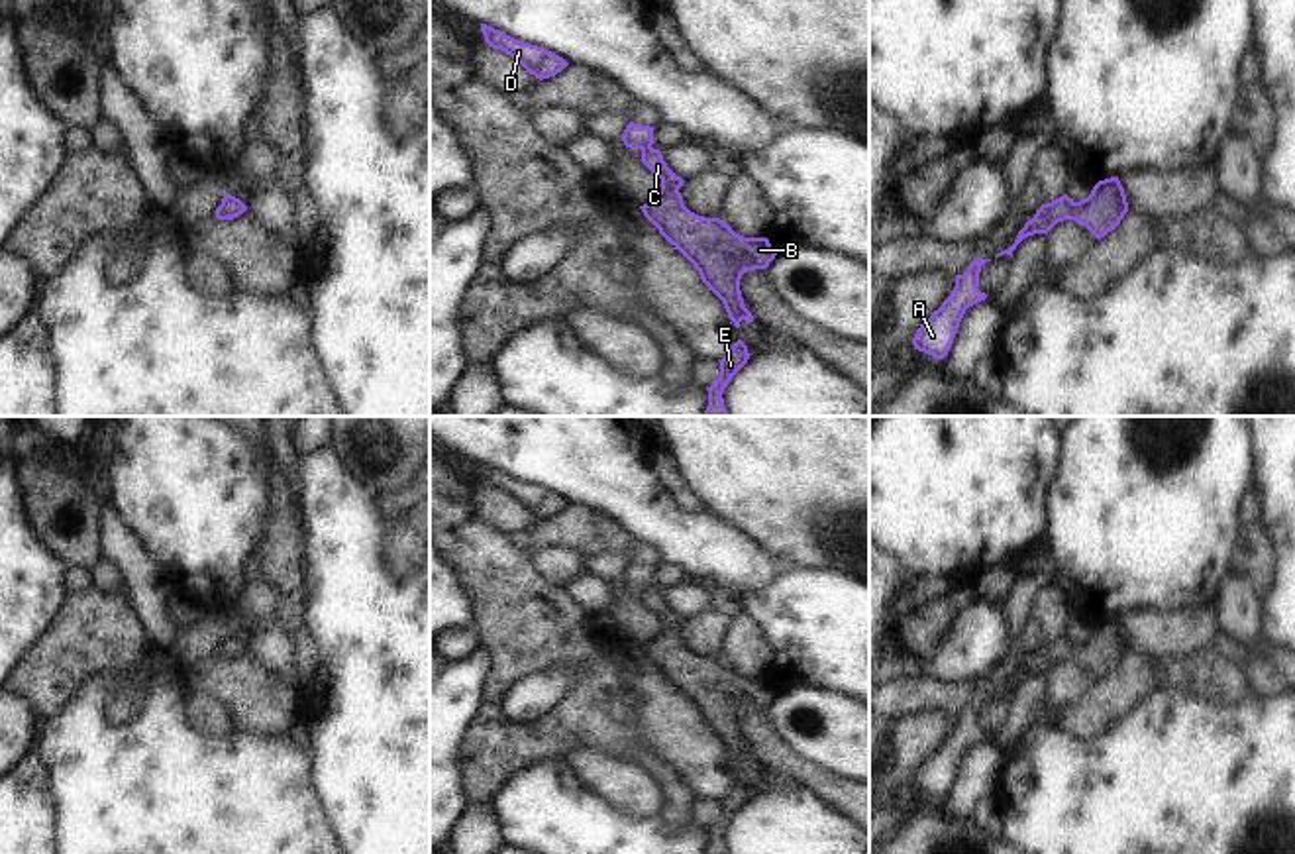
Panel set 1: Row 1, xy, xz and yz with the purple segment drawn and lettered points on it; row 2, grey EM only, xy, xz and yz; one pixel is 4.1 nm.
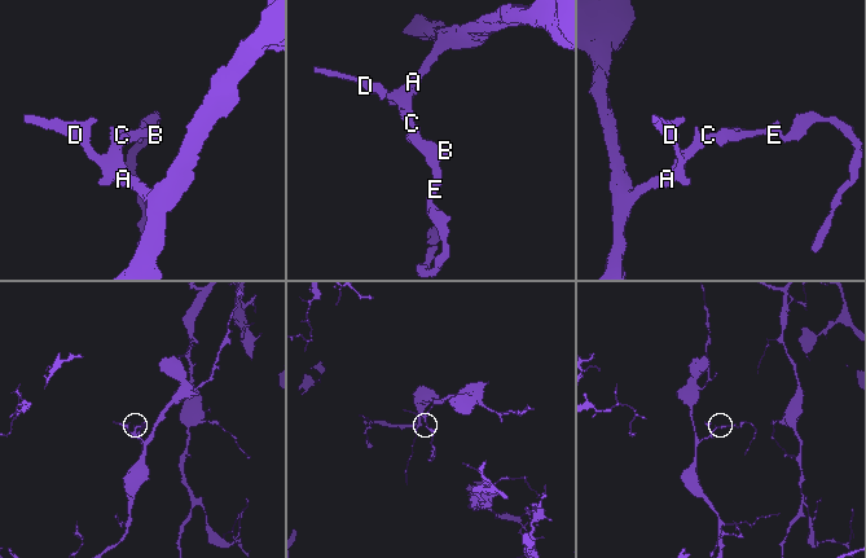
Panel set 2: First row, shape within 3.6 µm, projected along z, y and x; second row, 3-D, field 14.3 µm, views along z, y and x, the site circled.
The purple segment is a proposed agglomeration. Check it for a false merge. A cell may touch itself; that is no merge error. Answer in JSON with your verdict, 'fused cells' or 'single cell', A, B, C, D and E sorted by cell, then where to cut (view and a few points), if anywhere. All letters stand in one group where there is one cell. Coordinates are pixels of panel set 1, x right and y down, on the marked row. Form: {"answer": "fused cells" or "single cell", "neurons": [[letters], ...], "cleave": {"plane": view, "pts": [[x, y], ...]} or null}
{"answer": "single cell", "neurons": [["A", "B", "C", "D", "E"]], "cleave": null}

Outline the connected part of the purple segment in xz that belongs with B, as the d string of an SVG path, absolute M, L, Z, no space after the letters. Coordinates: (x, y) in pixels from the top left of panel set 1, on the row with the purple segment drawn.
M630 122L622 133L624 145L640 149L640 161L661 179L659 192L640 206L644 216L695 265L736 328L742 320L753 322L742 298L740 279L748 271L767 269L777 255L775 249L767 238L744 238L720 218L691 212L679 192L685 181L667 167L661 151L651 147L653 130Z

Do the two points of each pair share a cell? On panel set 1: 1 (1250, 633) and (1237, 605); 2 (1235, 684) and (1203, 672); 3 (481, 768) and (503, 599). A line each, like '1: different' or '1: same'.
1: same
2: same
3: same

